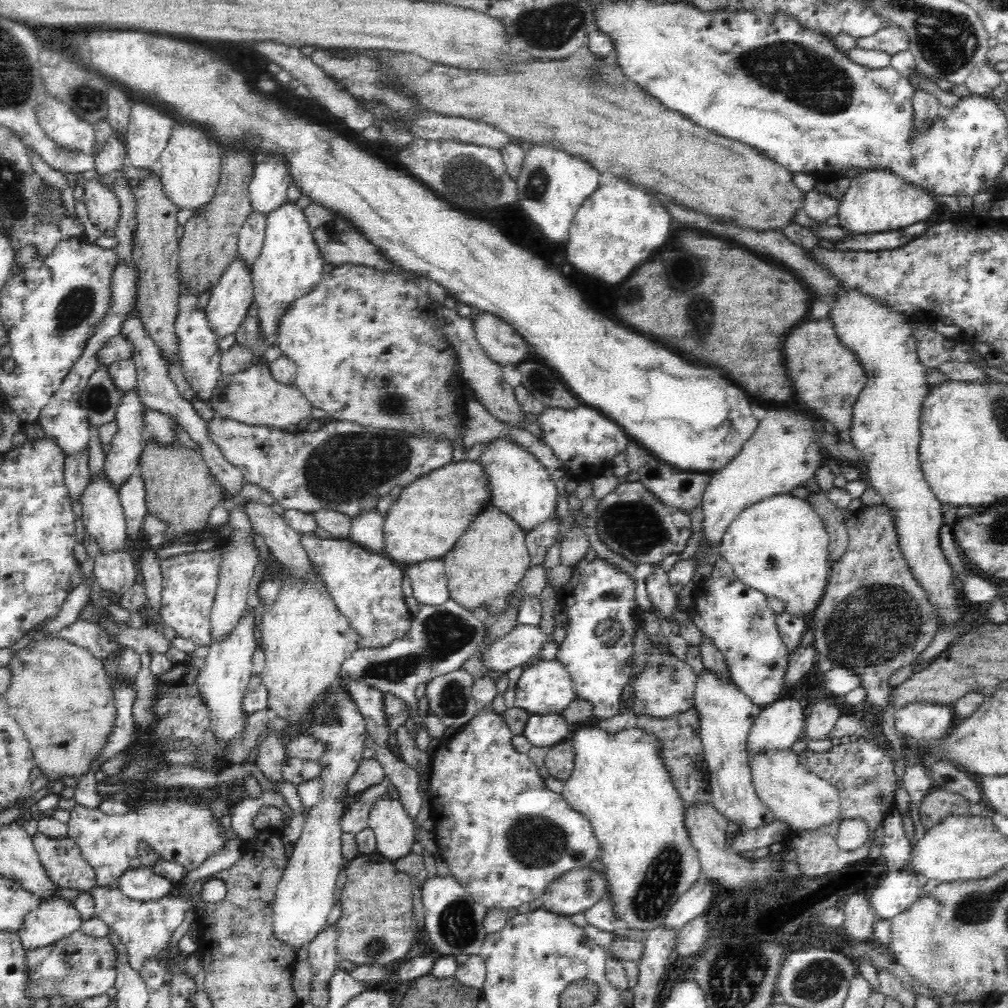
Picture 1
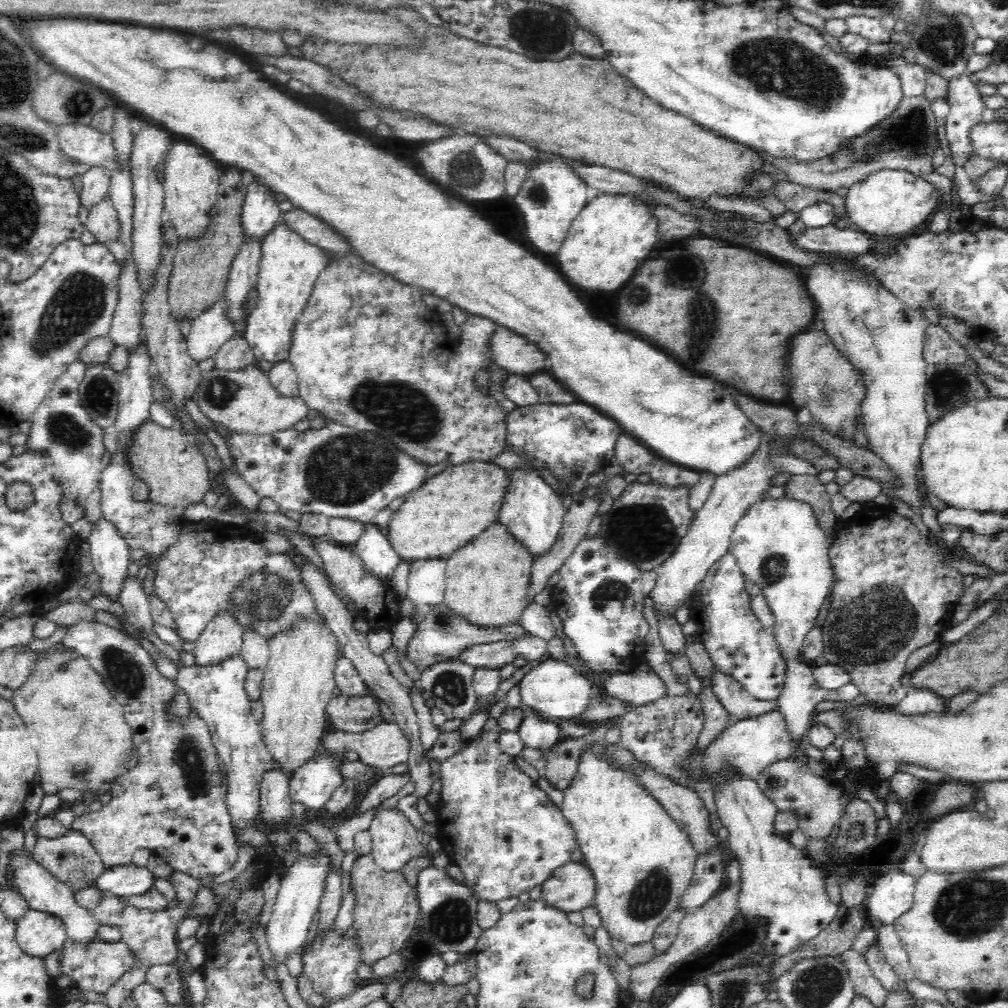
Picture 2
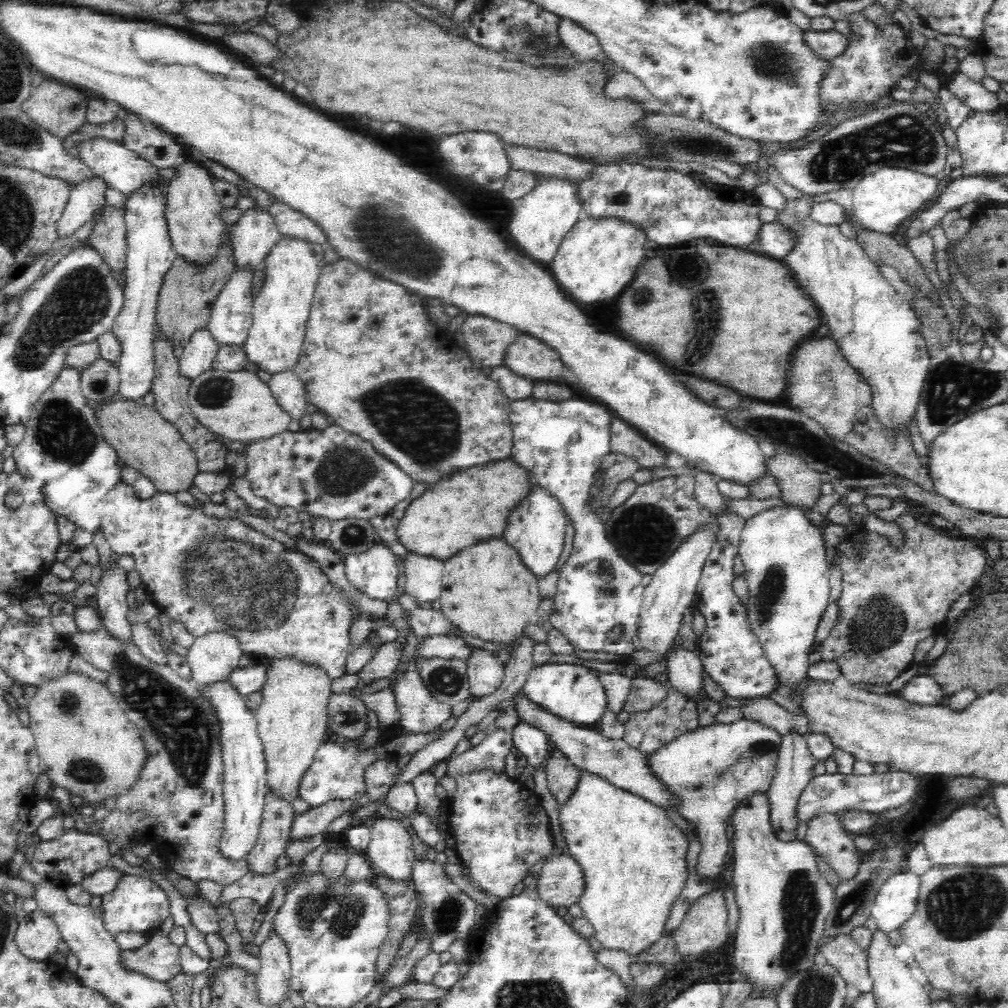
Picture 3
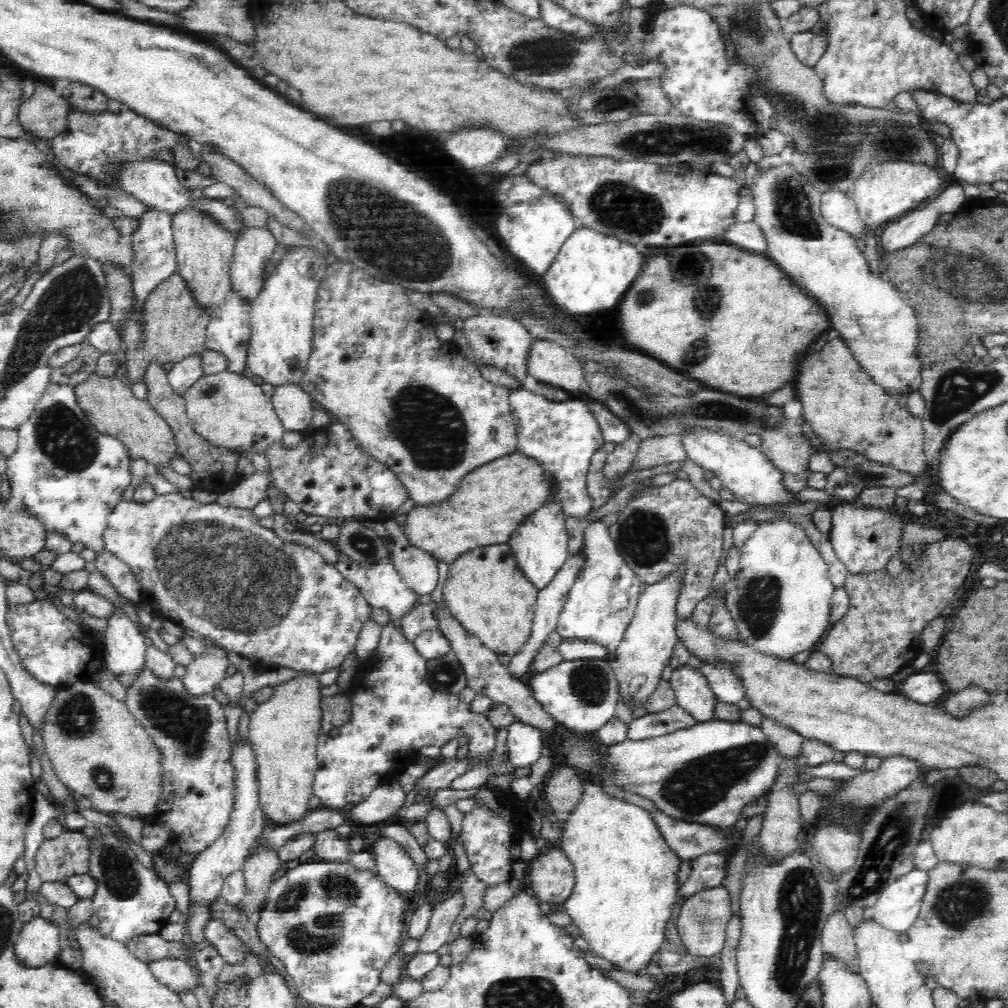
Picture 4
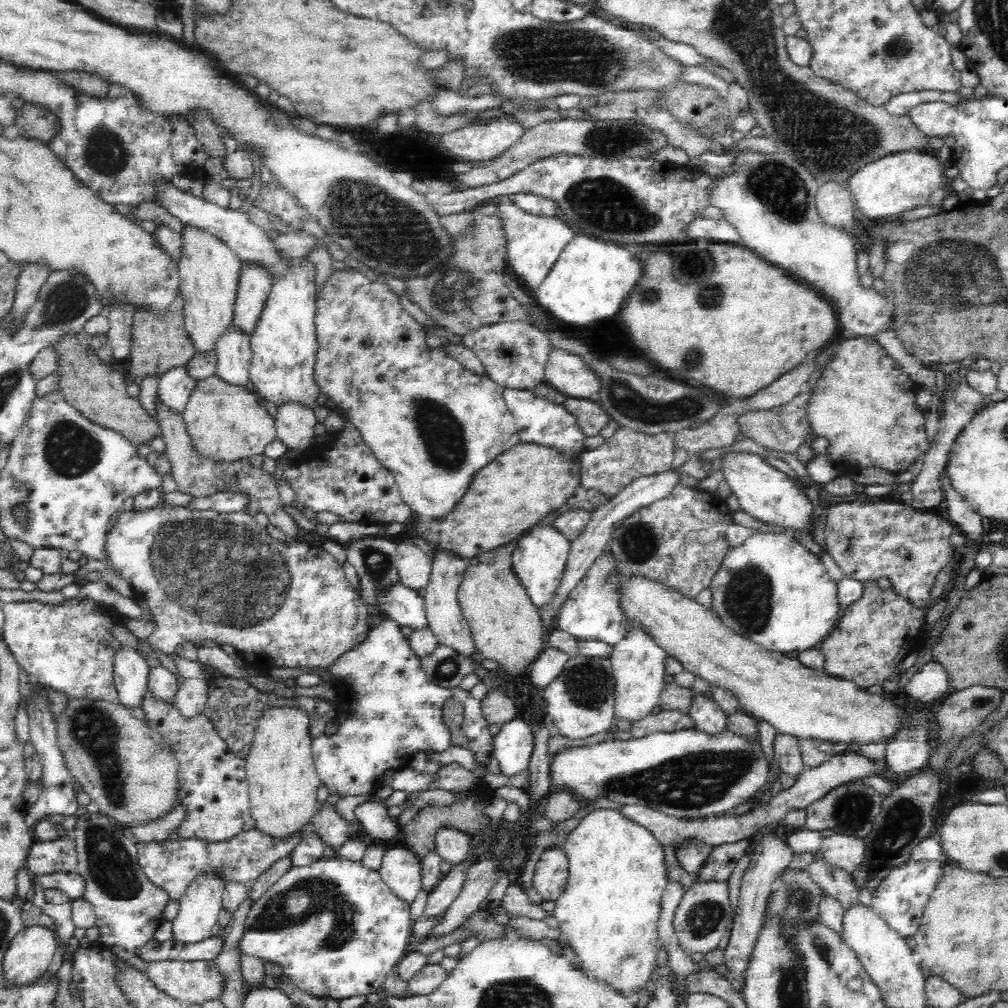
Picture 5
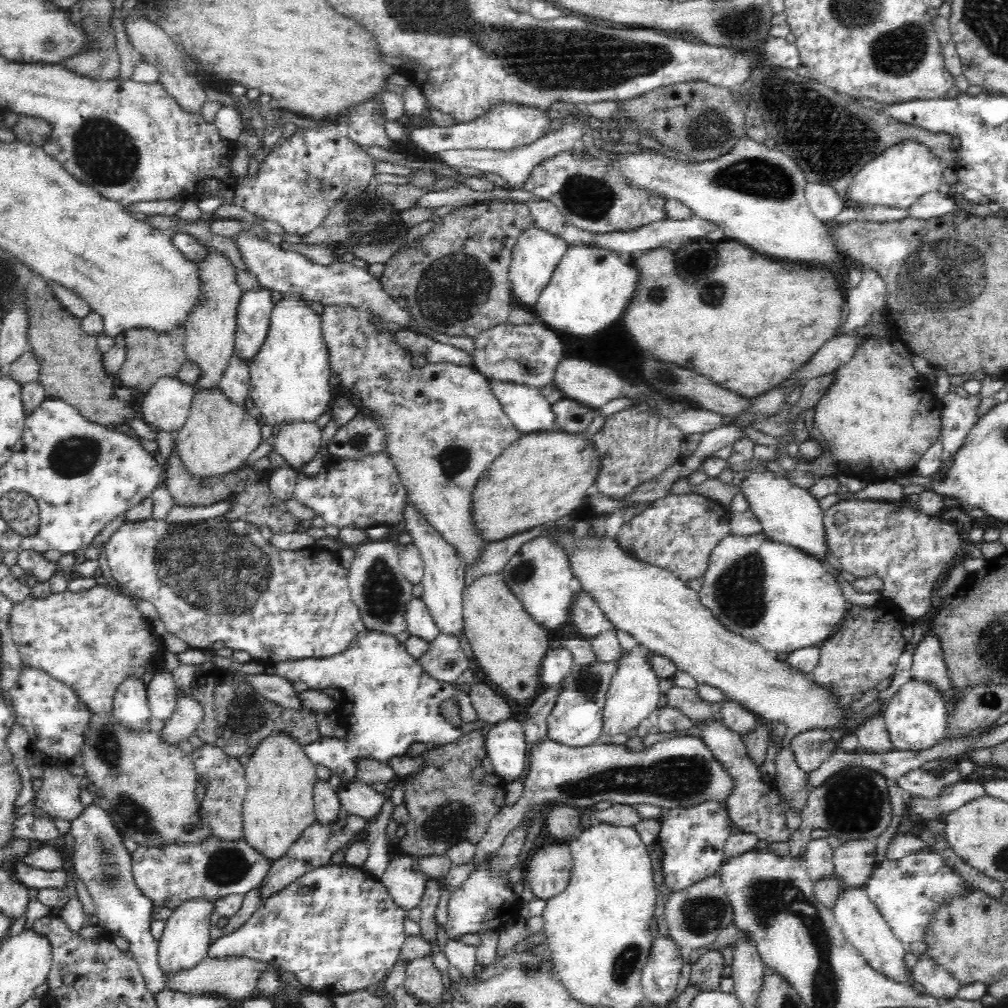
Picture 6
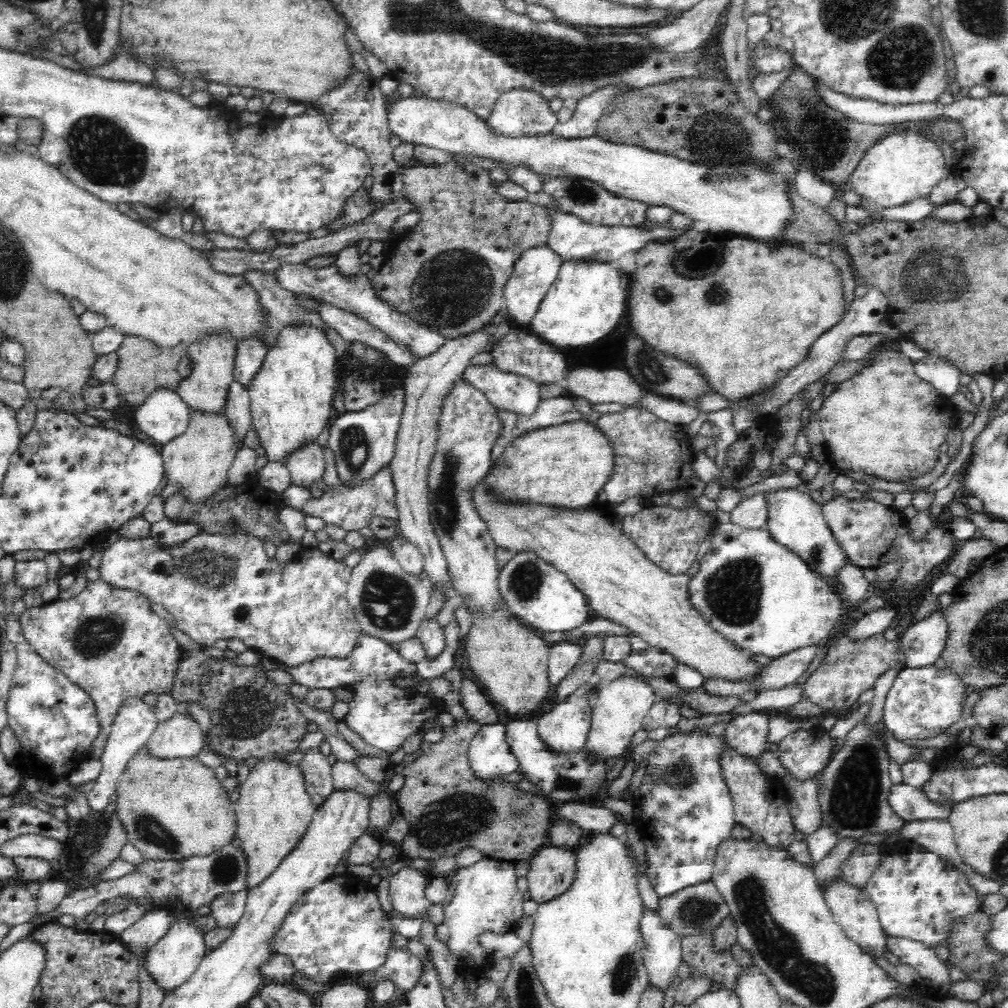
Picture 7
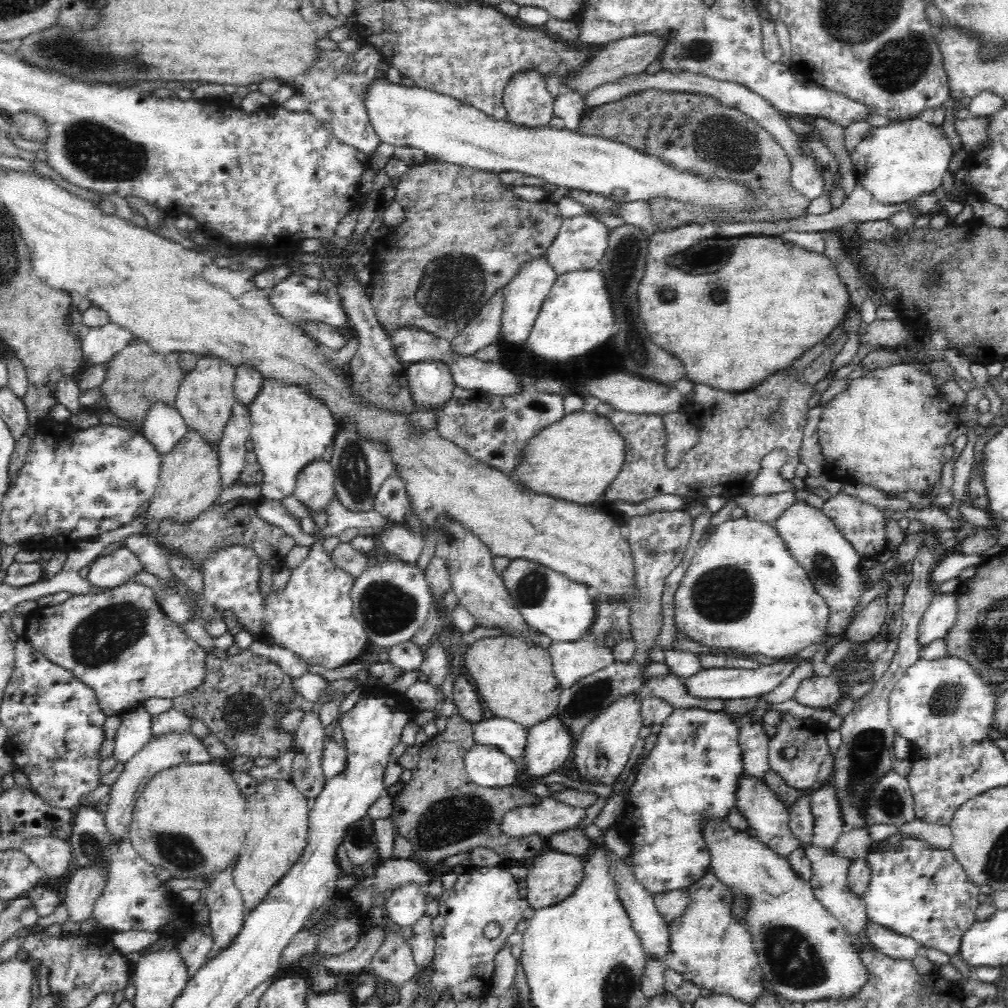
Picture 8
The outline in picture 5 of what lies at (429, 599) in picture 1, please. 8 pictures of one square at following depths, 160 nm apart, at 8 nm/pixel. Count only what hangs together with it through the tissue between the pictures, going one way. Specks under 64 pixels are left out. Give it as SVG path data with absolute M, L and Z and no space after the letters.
M414 543L397 544L397 559L394 564L397 568L398 580L404 586L415 591L428 586L430 574L432 574L432 560Z

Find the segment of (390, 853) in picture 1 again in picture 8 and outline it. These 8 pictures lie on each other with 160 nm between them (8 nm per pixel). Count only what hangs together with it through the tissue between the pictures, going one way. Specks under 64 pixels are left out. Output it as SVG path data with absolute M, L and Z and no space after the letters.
M407 881L394 888L391 897L387 897L384 908L387 921L391 920L404 928L422 919L426 895L418 883Z

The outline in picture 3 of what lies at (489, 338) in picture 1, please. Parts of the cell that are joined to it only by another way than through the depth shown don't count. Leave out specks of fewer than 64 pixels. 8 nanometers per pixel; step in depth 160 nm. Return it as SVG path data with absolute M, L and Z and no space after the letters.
M519 334L506 346L503 364L514 374L529 380L558 380L567 382L558 354L546 344Z

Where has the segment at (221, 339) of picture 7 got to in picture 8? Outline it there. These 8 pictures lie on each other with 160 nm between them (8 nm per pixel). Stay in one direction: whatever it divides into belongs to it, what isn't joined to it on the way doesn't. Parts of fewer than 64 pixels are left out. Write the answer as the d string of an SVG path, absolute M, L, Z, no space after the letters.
M198 355L196 366L184 375L180 383L174 405L180 411L188 428L202 433L210 443L218 444L230 418L235 399L233 394L235 370L236 367L224 357Z

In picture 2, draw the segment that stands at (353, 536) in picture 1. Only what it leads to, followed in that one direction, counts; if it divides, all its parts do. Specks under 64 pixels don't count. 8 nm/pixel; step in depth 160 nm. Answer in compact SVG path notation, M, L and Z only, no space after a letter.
M375 522L363 526L353 549L362 557L366 569L376 573L382 581L390 582L401 562L386 533Z

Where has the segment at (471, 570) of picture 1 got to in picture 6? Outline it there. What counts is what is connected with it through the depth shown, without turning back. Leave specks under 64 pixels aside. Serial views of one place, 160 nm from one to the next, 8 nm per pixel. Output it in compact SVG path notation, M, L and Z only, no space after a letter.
M502 572L479 576L464 587L463 621L463 633L471 644L473 659L478 661L491 685L500 687L500 691L518 704L532 700L543 691L539 665L550 646L549 629L532 619L506 584Z

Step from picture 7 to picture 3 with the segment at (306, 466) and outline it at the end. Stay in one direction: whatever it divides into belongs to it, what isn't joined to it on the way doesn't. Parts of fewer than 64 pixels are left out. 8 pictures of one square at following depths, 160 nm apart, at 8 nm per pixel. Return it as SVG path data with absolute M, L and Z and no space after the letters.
M294 369L283 370L273 374L269 381L272 396L292 415L300 420L308 414L306 411L307 396L303 384Z

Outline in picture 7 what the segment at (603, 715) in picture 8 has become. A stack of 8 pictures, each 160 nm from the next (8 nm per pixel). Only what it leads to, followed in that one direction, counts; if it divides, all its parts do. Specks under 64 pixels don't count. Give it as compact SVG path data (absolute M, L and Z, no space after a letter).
M638 671L626 673L624 676L612 680L609 684L599 686L597 700L593 706L593 718L590 733L588 733L588 741L584 751L590 752L593 757L604 758L614 762L624 756L629 756L631 751L631 741L634 733L642 728L642 722L649 714L650 708L658 701L657 695L654 693L653 687L649 684L649 680L639 676Z

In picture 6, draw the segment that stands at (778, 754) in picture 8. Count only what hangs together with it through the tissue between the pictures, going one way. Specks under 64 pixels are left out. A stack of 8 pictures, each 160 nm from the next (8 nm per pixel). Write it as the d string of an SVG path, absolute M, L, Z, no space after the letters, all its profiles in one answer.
M810 730L794 737L792 751L800 768L807 773L816 770L838 748L830 731Z

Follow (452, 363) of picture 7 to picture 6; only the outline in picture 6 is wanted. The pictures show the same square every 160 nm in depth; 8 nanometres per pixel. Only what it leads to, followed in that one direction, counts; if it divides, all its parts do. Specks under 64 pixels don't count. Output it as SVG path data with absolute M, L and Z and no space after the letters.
M406 502L405 532L410 534L412 543L420 551L424 574L422 586L424 586L421 599L424 601L432 620L438 627L439 634L447 634L460 638L464 632L463 621L463 590L466 586L466 559L458 555L456 547L446 542L440 533L424 520L419 512Z

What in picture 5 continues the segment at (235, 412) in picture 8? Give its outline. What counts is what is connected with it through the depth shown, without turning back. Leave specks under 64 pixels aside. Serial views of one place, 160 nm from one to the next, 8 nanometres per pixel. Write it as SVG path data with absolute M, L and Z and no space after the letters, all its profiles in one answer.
M232 322L216 340L214 352L217 354L216 375L227 383L245 386L252 356L251 336Z

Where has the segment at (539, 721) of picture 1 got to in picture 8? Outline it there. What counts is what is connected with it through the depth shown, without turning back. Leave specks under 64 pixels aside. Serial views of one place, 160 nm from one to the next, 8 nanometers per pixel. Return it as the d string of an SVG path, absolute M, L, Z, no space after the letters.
M475 743L464 763L471 782L484 788L514 785L518 776L517 764L496 746Z

